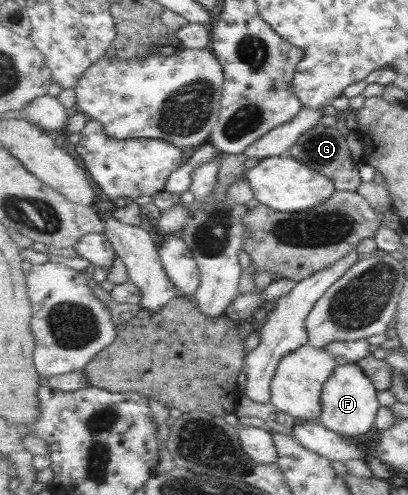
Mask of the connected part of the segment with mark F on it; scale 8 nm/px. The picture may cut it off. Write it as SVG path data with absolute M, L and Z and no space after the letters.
M357 362L337 365L333 376L324 384L320 423L348 438L361 438L375 431L375 418L379 412L377 387Z

